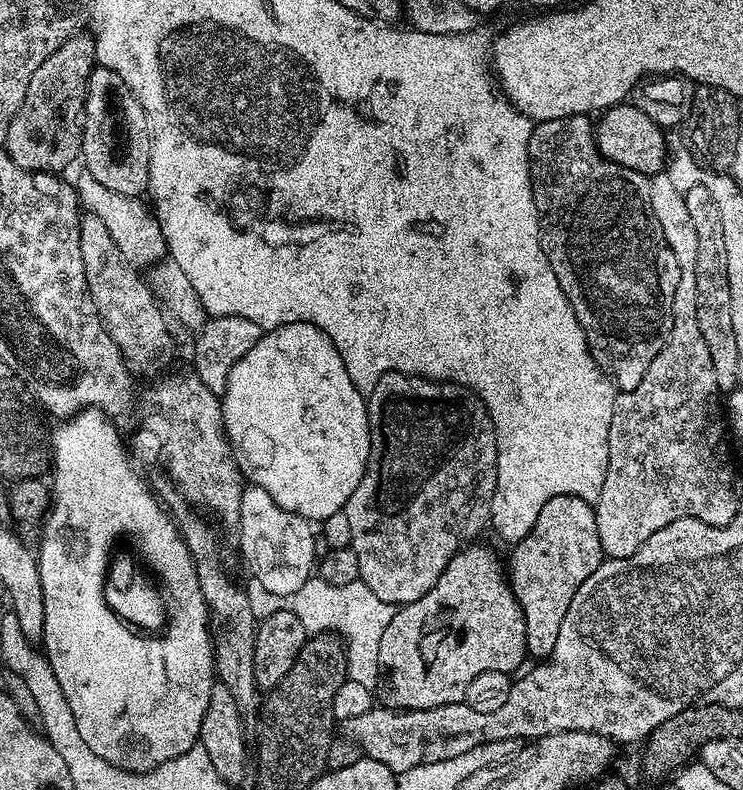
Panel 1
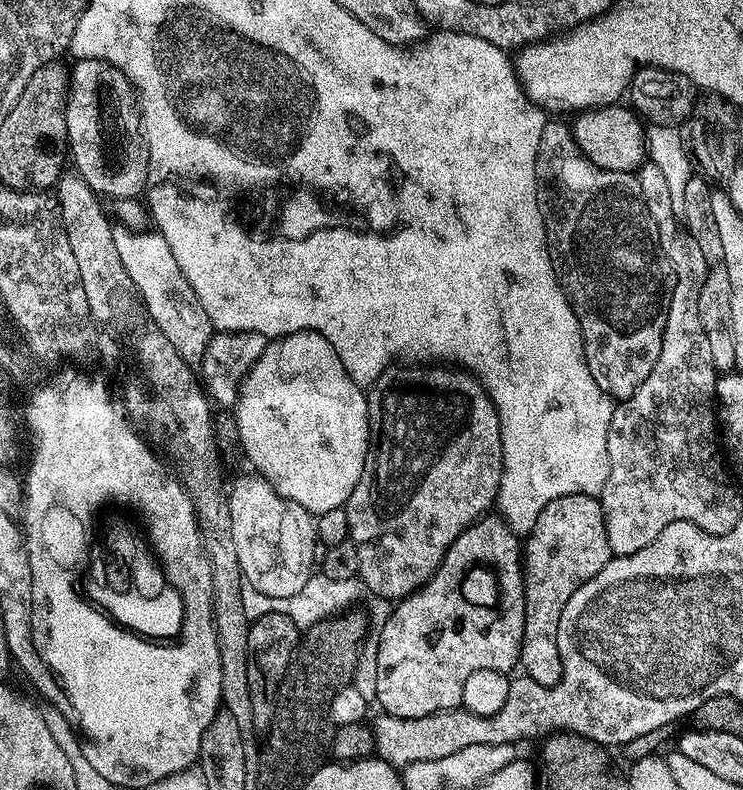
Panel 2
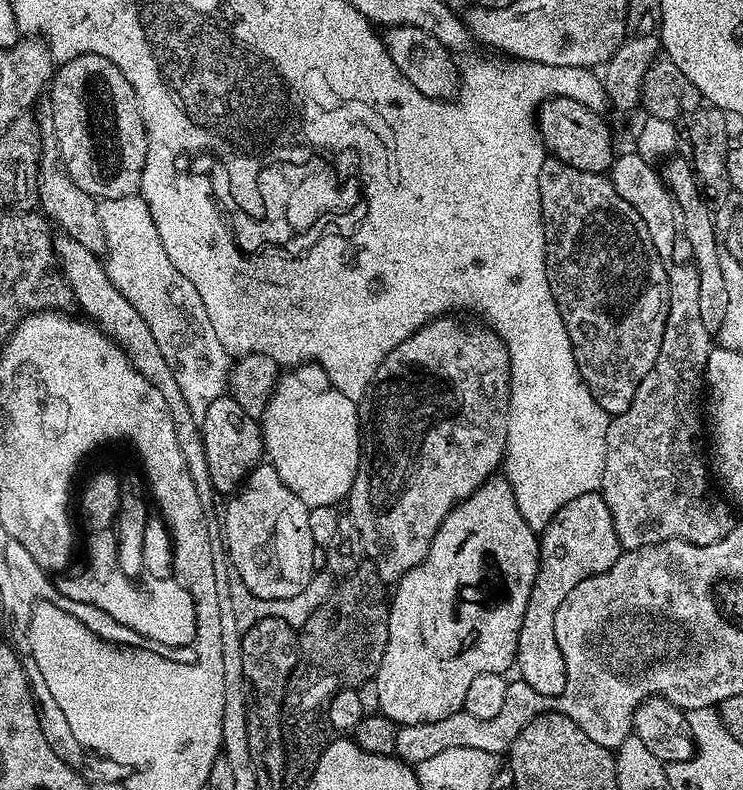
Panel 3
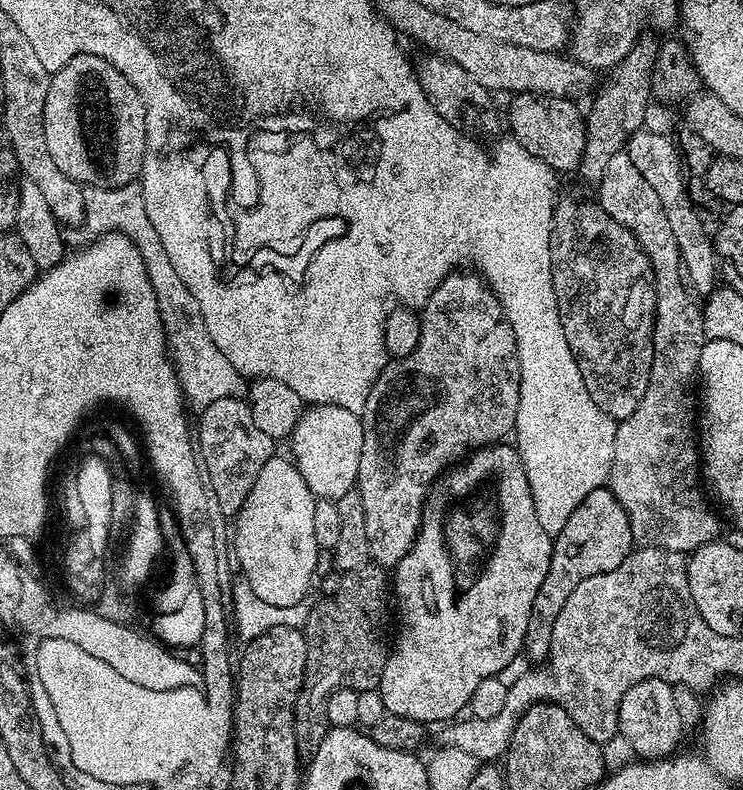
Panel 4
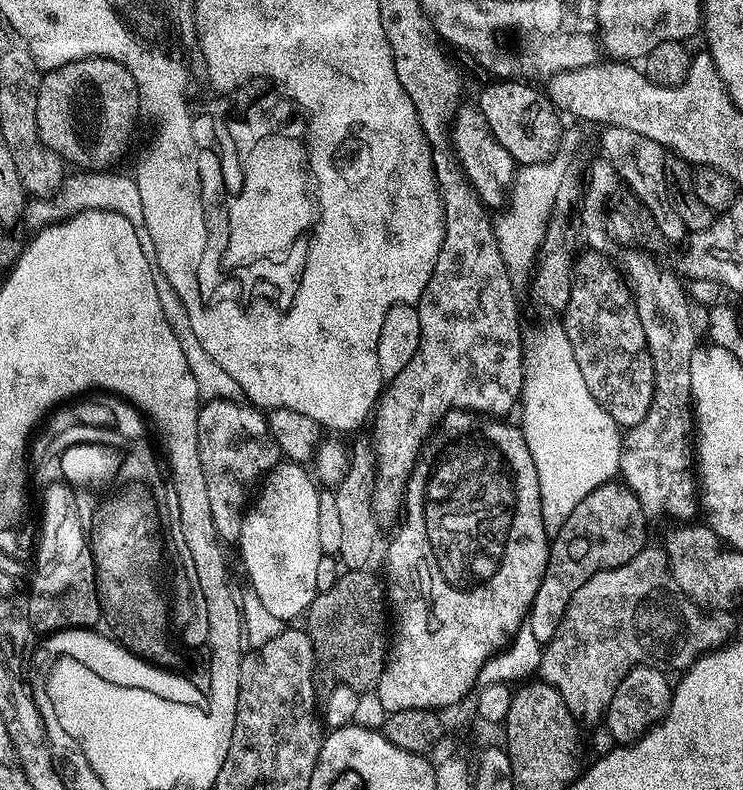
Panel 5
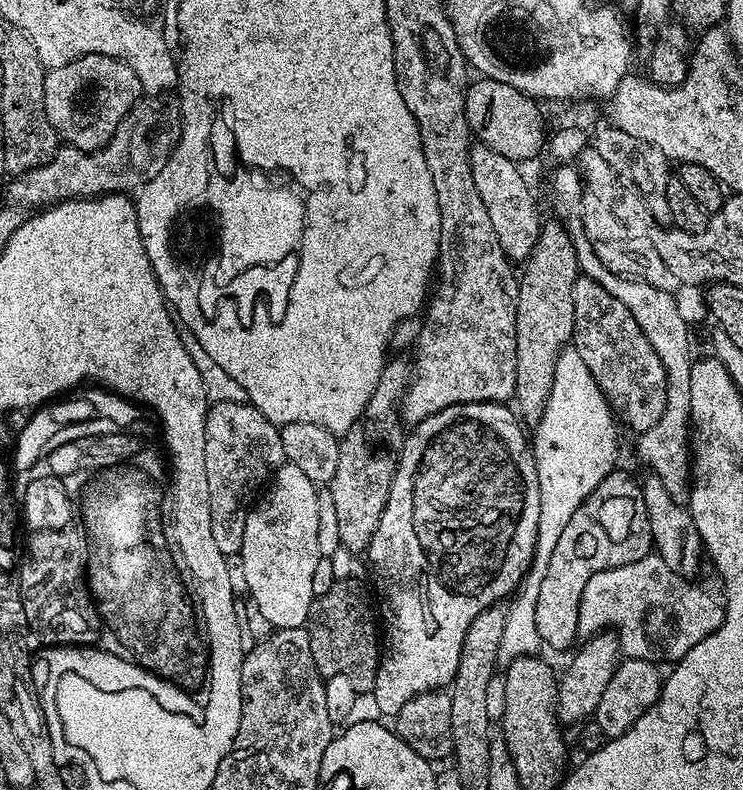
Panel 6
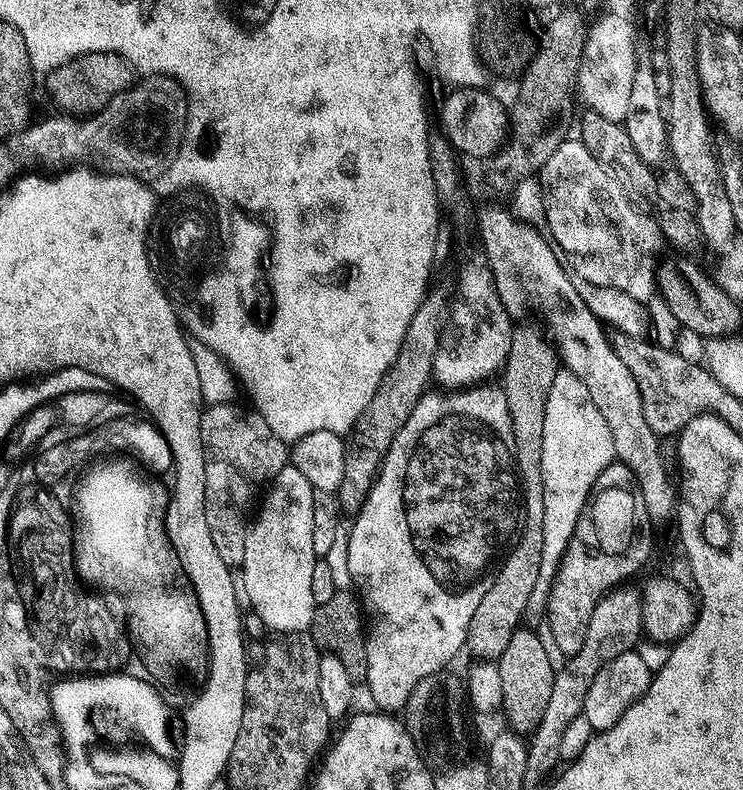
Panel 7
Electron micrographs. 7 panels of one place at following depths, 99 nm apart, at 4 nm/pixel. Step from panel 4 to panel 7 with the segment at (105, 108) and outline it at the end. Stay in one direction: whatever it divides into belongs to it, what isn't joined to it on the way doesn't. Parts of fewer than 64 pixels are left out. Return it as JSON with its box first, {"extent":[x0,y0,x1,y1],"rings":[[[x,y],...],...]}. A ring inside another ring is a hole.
{"extent":[47,52,134,118],"rings":[[[91,52],[74,58],[53,72],[47,73],[48,96],[57,104],[57,109],[80,118],[87,118],[105,108],[119,92],[125,92],[134,83],[134,69],[113,52]]]}

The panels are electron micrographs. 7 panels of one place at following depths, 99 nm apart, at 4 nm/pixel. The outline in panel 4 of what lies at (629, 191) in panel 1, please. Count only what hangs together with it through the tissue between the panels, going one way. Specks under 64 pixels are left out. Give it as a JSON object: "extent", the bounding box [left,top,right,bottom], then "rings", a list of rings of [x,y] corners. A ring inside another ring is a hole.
{"extent":[552,199,656,422],"rings":[[[557,199],[556,207],[552,210],[552,281],[554,282],[554,298],[558,302],[558,318],[562,322],[562,334],[566,334],[566,342],[570,346],[570,350],[574,354],[574,362],[578,362],[578,370],[582,370],[582,382],[586,382],[586,390],[590,394],[590,398],[594,398],[594,402],[610,419],[617,422],[630,418],[630,414],[634,414],[634,410],[638,410],[638,402],[642,402],[642,394],[646,394],[646,386],[650,382],[650,366],[652,365],[652,327],[654,326],[654,318],[656,317],[656,279],[652,273],[650,266],[650,258],[642,250],[642,246],[634,238],[634,234],[626,226],[622,226],[618,222],[614,222],[614,218],[610,218],[610,214],[606,214],[606,210],[602,210],[599,203],[592,204],[575,204],[572,200]]]}

